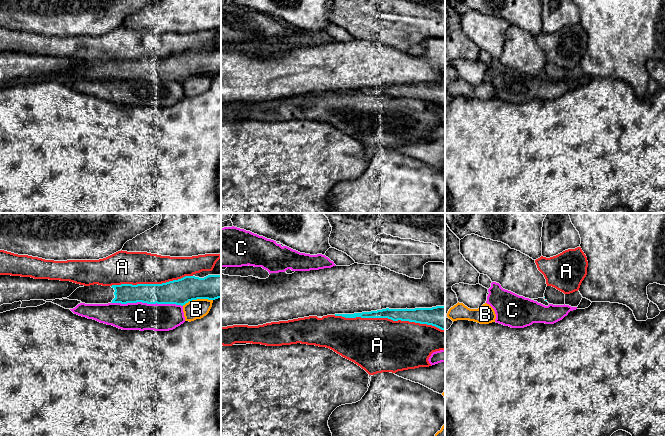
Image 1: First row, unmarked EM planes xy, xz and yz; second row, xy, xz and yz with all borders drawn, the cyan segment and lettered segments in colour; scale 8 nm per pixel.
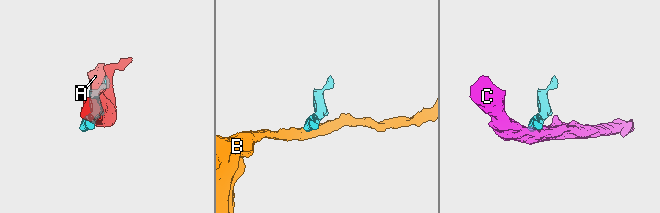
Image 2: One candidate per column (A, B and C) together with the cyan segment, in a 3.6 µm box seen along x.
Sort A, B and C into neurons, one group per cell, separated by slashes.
A / B / C

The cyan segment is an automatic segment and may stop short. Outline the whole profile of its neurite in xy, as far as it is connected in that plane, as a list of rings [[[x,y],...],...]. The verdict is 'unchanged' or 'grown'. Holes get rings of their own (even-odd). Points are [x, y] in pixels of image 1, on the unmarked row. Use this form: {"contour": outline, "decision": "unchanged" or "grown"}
{"contour": [[[221,50],[220,51],[208,51],[204,54],[199,54],[195,52],[185,52],[178,56],[169,57],[162,60],[121,60],[121,61],[112,61],[112,62],[102,62],[98,60],[84,62],[77,64],[69,73],[62,74],[69,76],[78,76],[85,80],[108,80],[108,79],[147,79],[147,80],[176,80],[176,81],[185,81],[189,77],[197,75],[208,75],[215,76],[221,74]]], "decision": "grown"}

